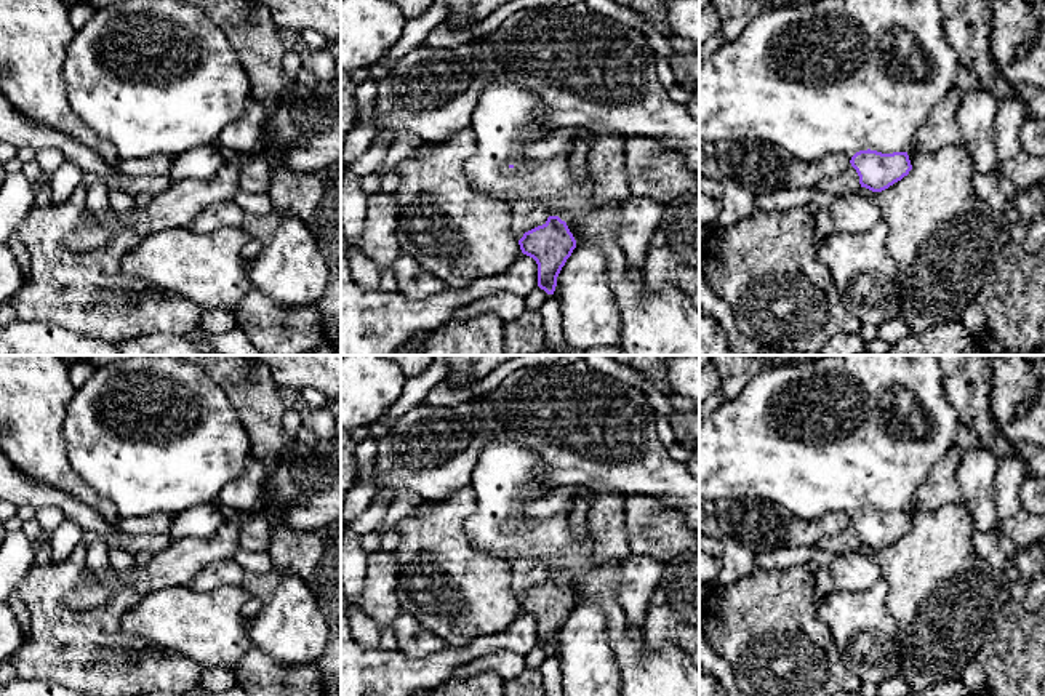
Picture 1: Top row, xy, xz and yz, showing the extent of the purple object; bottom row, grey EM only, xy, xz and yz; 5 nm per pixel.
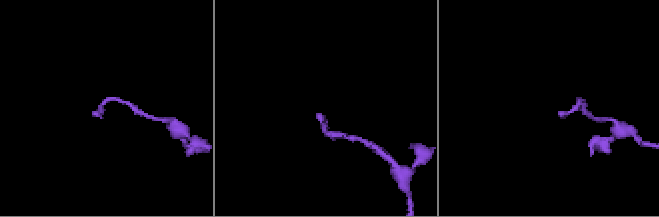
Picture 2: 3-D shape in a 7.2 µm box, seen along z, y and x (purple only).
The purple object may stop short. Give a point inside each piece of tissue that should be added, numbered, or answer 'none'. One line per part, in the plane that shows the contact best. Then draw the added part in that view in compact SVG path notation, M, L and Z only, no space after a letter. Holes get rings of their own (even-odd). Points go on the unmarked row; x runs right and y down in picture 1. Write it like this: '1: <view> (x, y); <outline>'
1: yz (847, 541); M850 523L842 533L831 538L823 538L816 547L831 554L859 552L861 542L856 528Z

